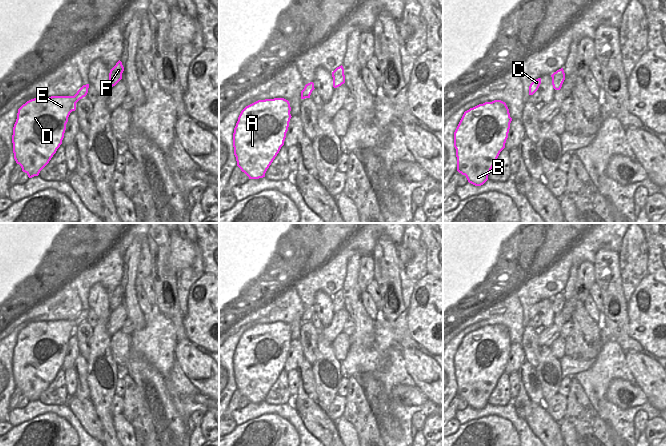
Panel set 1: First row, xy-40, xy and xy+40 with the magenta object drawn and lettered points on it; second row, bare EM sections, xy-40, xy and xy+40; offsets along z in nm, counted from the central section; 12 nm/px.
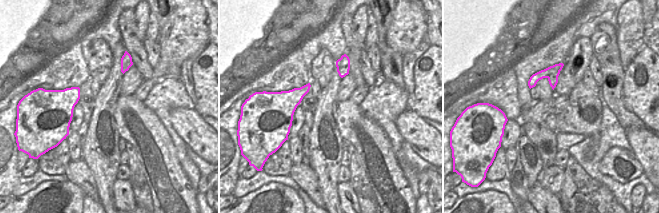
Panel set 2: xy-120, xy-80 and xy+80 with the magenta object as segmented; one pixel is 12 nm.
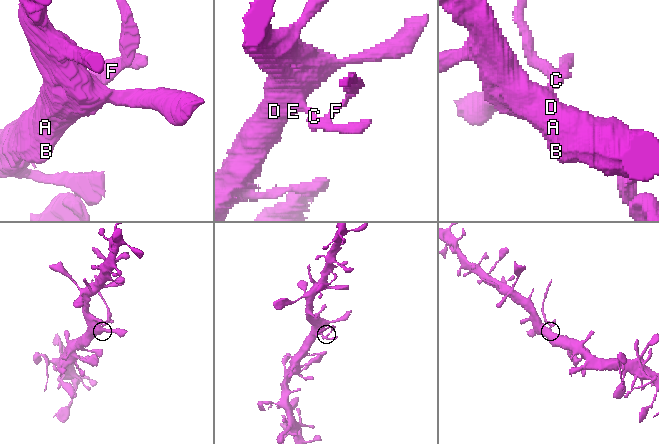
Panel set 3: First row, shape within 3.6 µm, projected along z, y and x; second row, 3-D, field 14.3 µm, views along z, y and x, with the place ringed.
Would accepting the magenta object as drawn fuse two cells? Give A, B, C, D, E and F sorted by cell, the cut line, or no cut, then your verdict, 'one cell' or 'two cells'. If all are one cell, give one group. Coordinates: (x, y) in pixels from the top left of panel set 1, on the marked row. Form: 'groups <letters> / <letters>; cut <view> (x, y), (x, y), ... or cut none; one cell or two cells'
groups A B C D E / F; cut xy+40 (557, 71), (552, 77); two cells

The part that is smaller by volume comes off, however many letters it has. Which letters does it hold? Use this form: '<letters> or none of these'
F

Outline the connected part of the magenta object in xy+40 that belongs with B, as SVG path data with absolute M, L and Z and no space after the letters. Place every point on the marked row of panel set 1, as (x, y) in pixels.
M501 100L485 102L464 112L454 132L454 147L457 171L465 175L469 183L481 186L488 180L500 152L505 148L511 121L509 109Z

